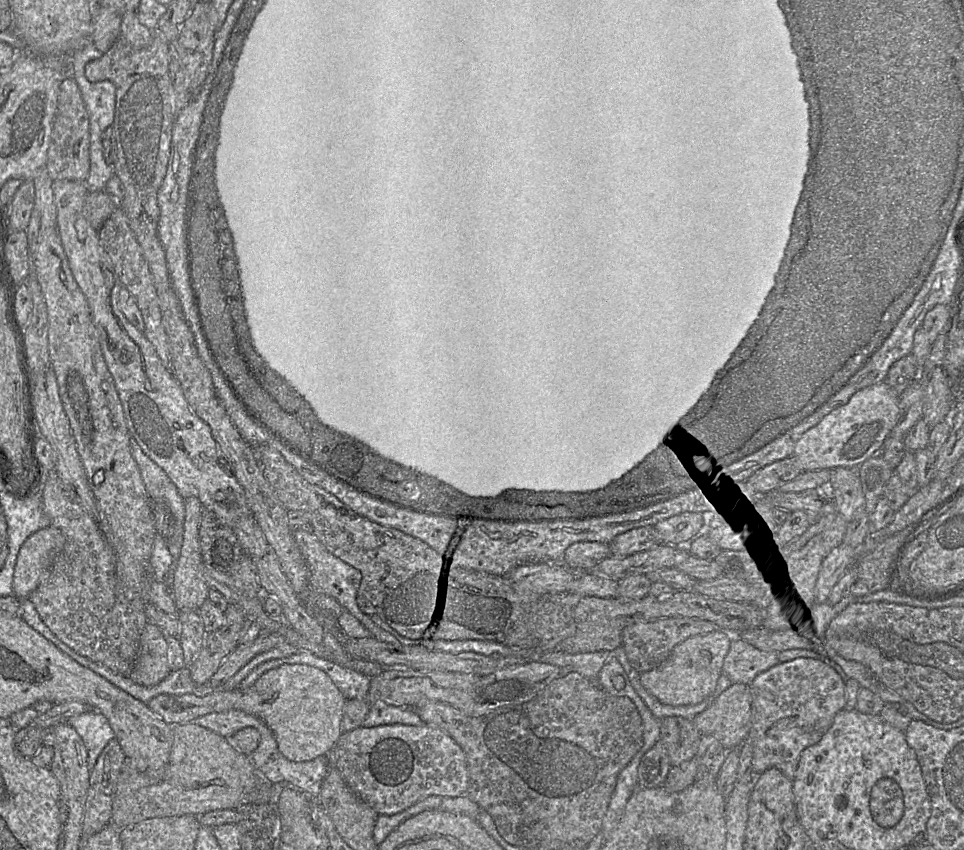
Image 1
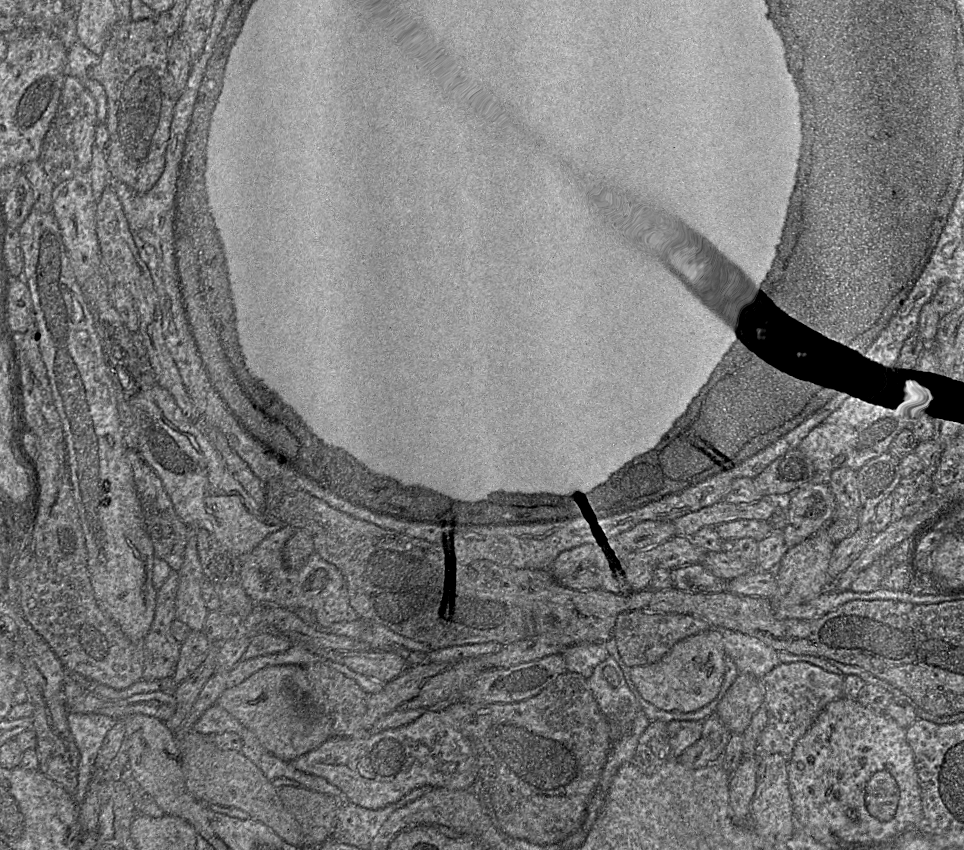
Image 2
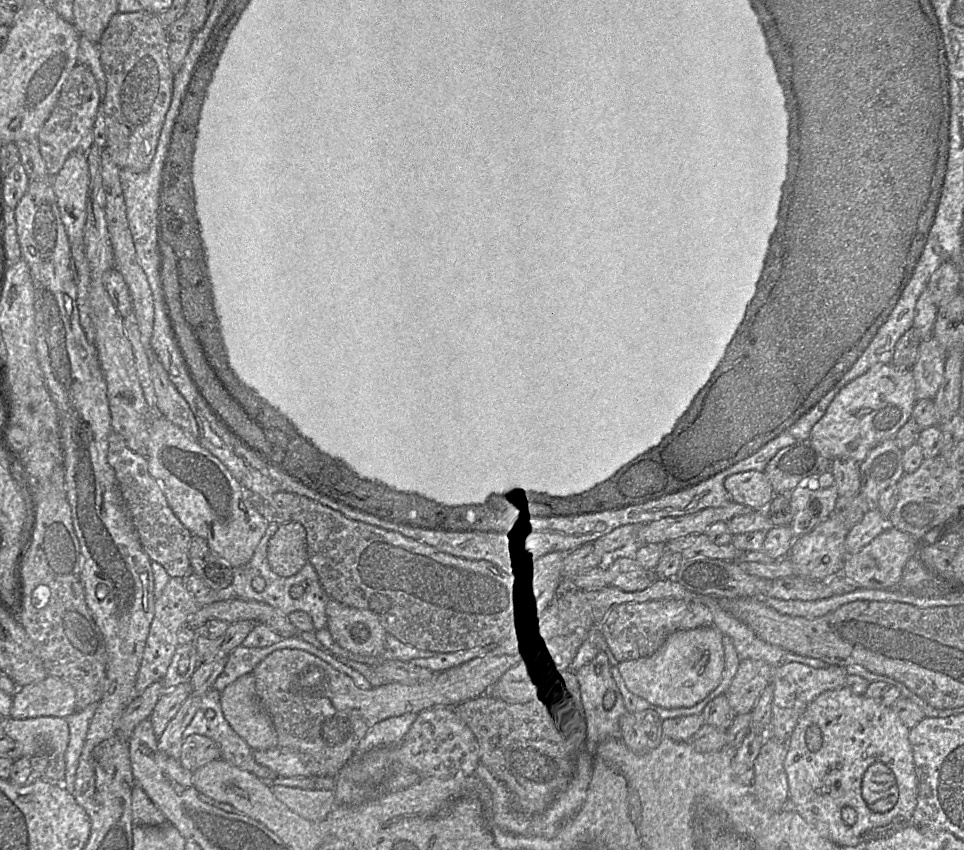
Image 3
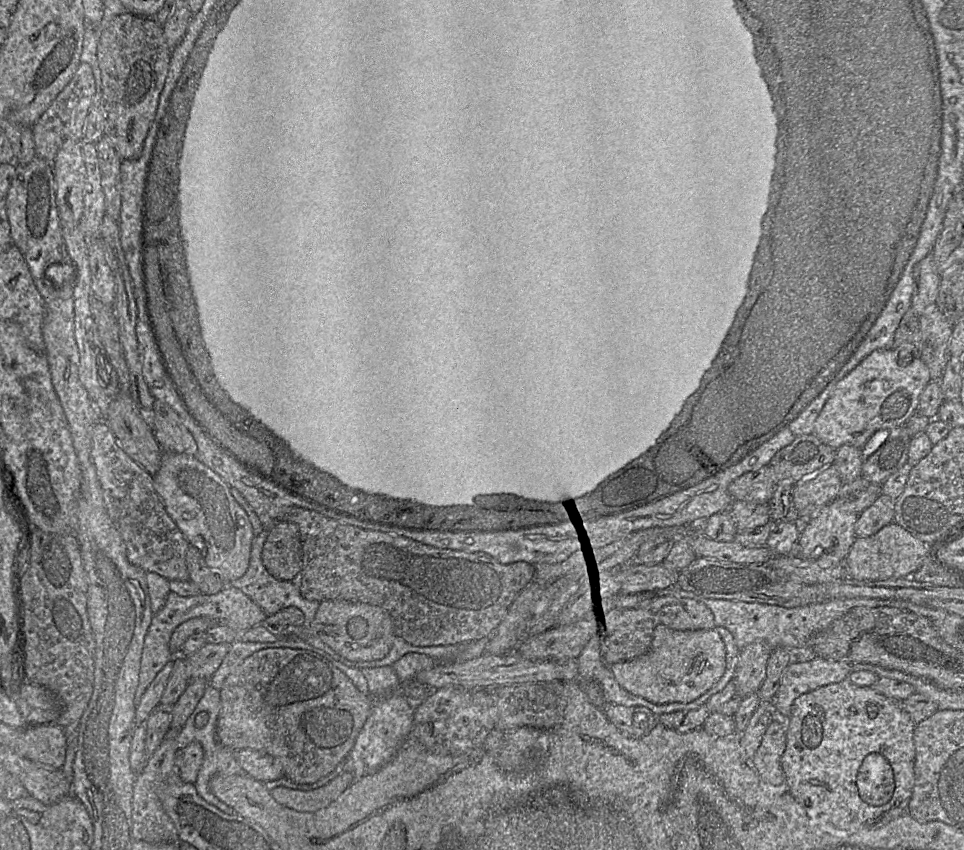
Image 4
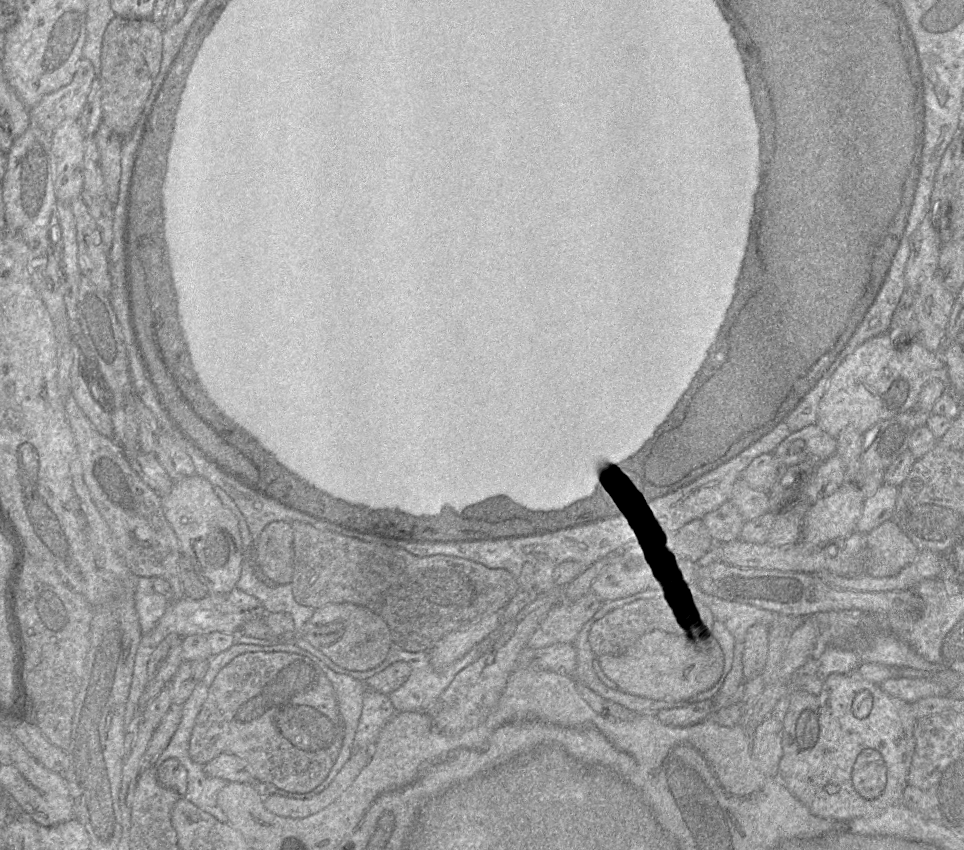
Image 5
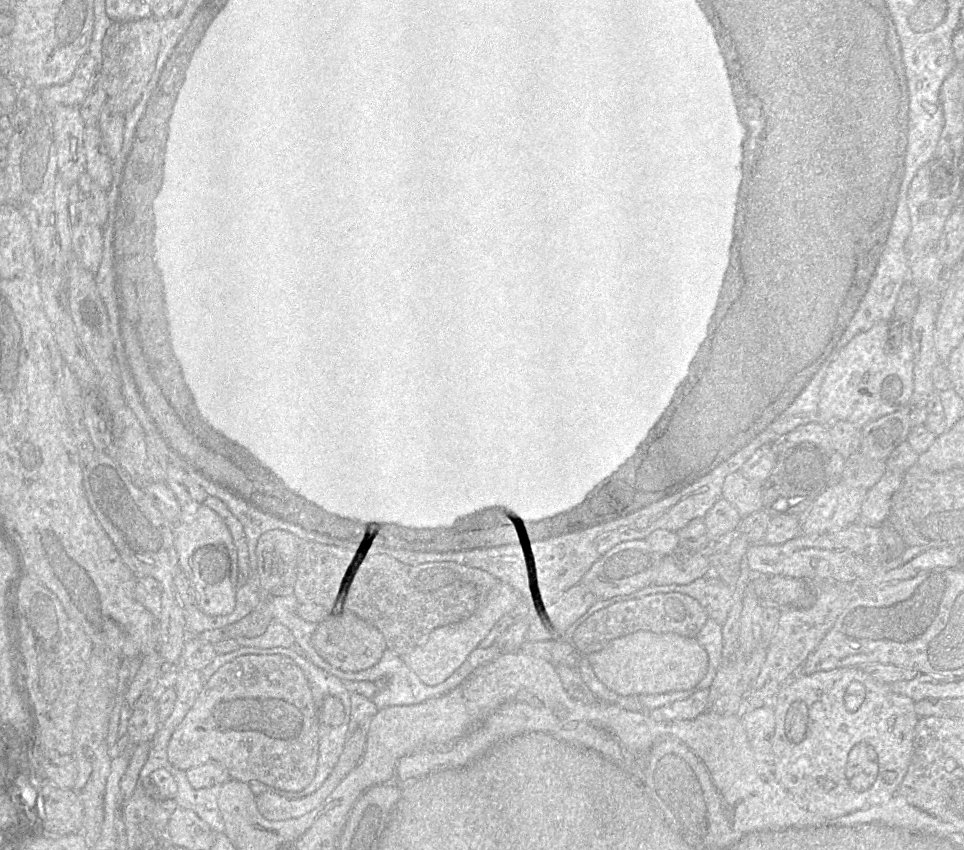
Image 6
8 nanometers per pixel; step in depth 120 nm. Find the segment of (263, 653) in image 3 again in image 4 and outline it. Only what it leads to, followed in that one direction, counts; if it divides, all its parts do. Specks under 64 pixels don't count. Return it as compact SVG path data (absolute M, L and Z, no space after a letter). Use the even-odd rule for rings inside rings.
M236 639L230 647L229 652L222 660L217 671L209 680L209 685L220 690L225 679L238 667L244 660L259 650L268 649L268 643L244 642Z

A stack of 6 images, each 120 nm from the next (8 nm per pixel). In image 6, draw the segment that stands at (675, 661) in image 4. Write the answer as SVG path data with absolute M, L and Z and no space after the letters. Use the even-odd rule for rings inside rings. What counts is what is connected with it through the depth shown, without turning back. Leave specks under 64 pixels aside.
M637 631L609 642L603 649L586 656L598 680L610 691L621 695L649 695L689 690L698 685L708 669L708 655L696 637L675 633Z

